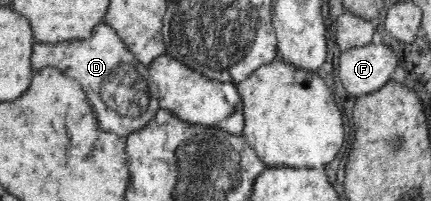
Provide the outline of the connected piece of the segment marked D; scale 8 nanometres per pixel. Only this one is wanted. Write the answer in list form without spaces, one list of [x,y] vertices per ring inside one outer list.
[[[103,21],[93,28],[88,39],[80,39],[79,42],[69,40],[51,44],[36,41],[30,61],[36,71],[43,67],[55,67],[78,80],[93,104],[99,128],[105,132],[115,132],[126,138],[144,127],[160,110],[157,87],[149,76],[148,65],[137,62],[114,28]]]

